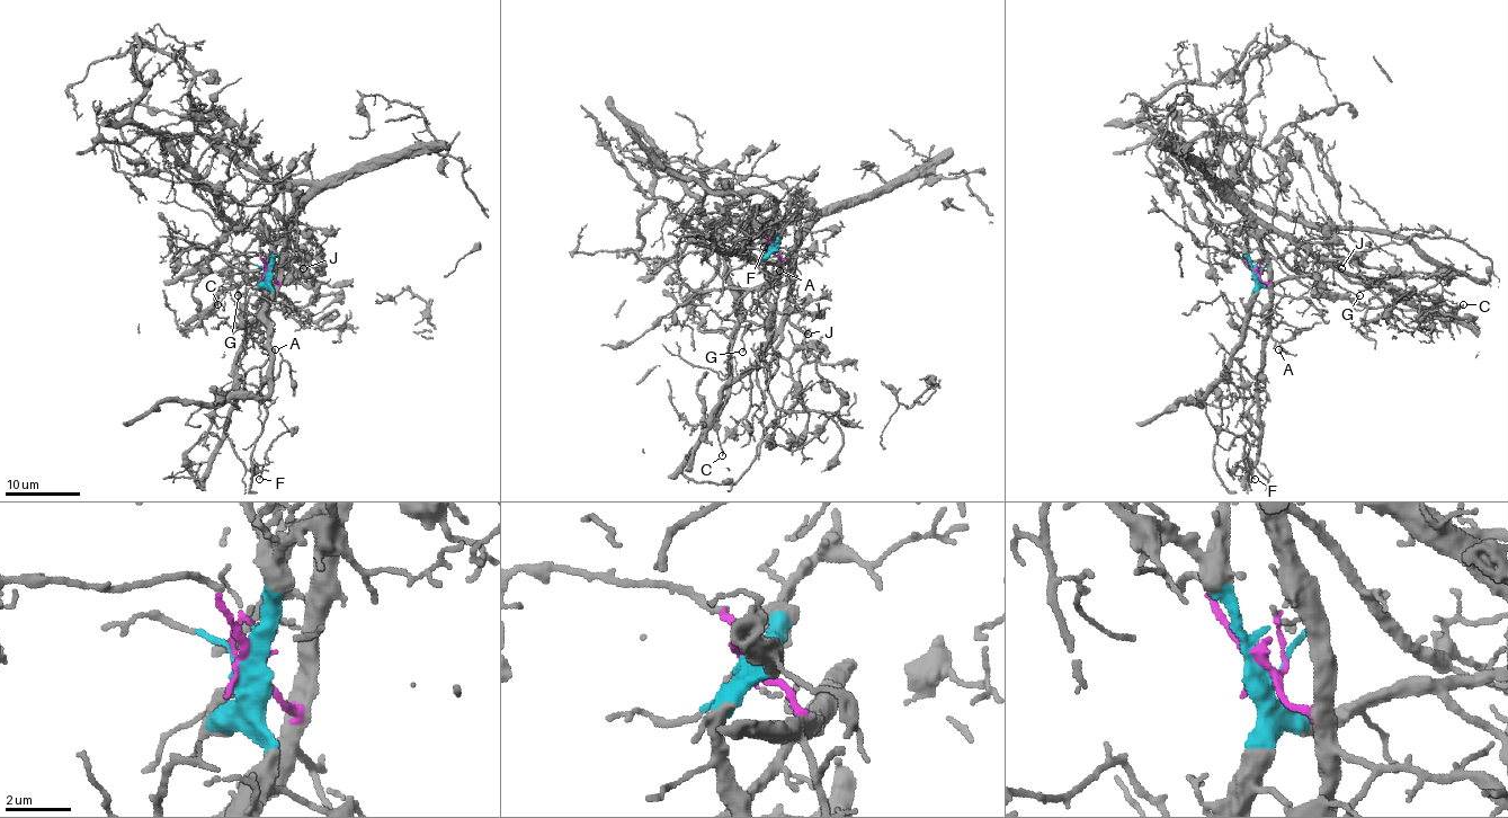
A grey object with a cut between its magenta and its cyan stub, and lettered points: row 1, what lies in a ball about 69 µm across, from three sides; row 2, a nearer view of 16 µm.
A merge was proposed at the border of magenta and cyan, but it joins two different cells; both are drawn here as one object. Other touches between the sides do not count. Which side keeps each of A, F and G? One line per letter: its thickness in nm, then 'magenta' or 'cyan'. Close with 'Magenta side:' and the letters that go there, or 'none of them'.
A: 110 nm thick; magenta
F: 110 nm thick; magenta
G: 170 nm thick; cyan
Magenta side: A, F

